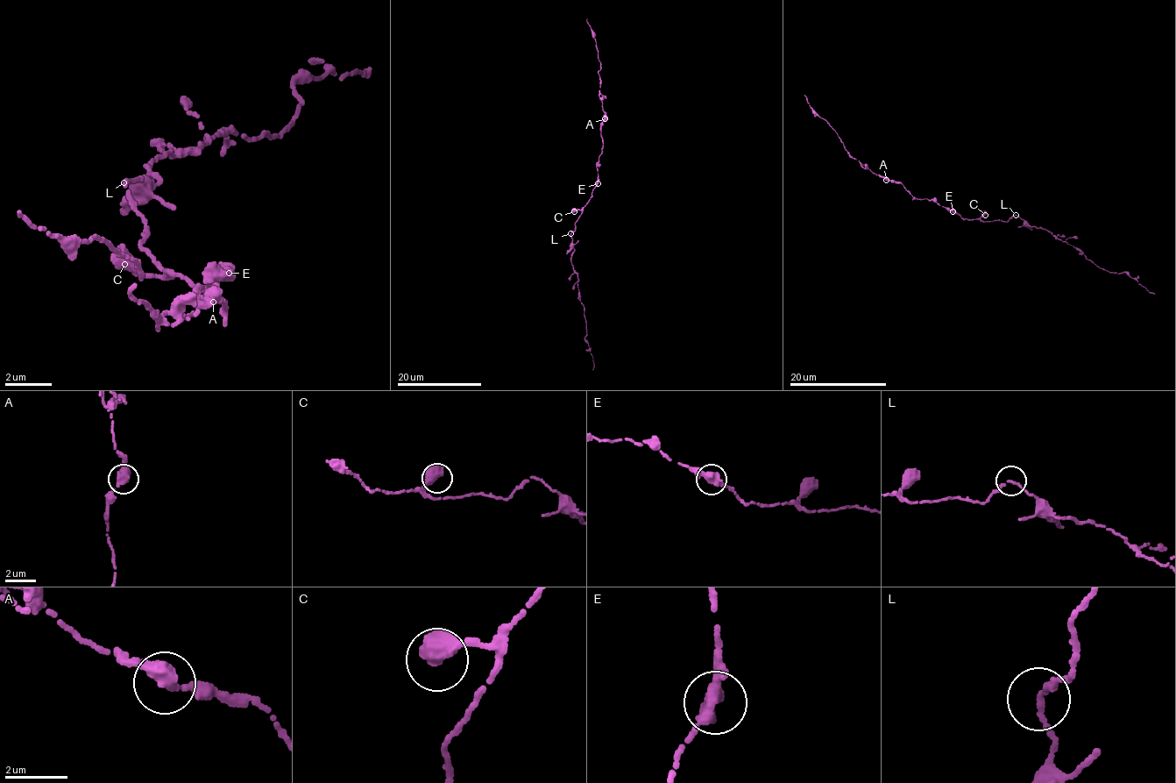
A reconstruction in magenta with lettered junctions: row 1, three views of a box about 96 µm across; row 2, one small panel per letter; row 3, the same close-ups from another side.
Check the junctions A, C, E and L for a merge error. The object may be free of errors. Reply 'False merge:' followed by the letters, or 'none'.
False merge: none

